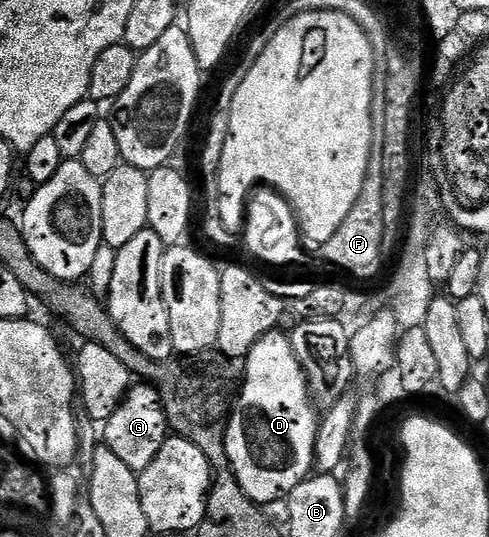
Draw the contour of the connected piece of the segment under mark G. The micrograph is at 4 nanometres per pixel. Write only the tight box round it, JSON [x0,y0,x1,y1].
[102,383,170,475]

